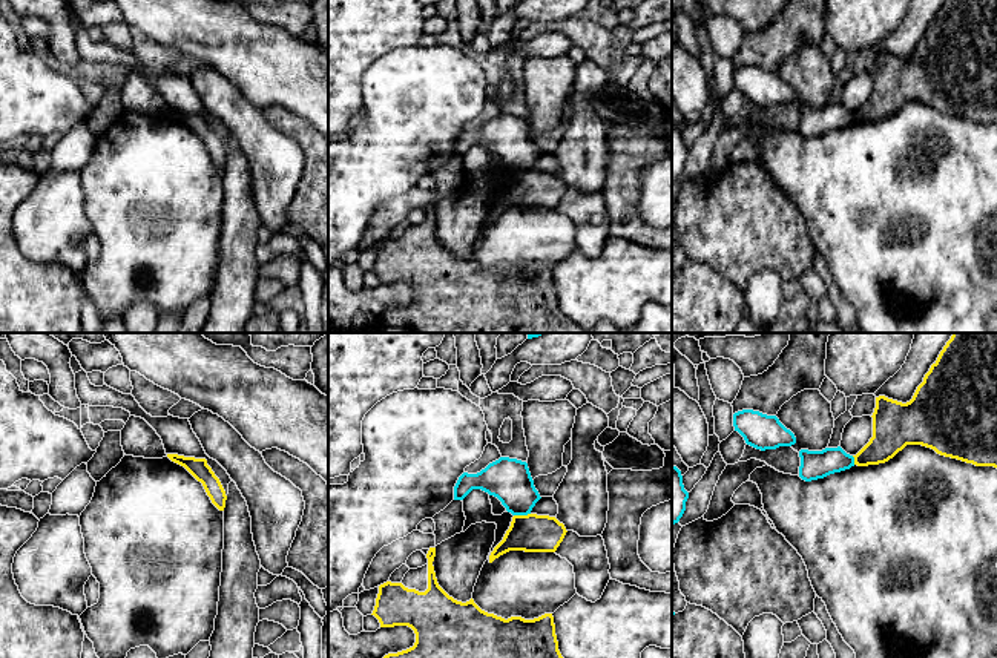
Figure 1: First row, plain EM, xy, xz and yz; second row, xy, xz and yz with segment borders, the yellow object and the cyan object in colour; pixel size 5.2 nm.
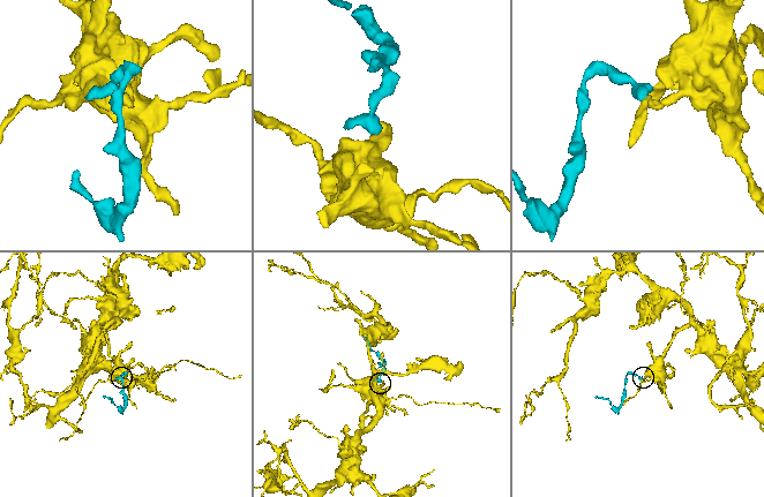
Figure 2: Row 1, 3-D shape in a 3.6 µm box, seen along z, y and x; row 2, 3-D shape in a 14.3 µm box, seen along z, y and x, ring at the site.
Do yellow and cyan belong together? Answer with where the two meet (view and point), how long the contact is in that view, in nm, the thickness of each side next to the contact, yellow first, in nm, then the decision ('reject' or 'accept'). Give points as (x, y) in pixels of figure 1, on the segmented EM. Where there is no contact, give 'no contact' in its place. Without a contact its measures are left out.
contact xz (522, 516); length 90 nm; calibres 200 and 220 nm; reject

